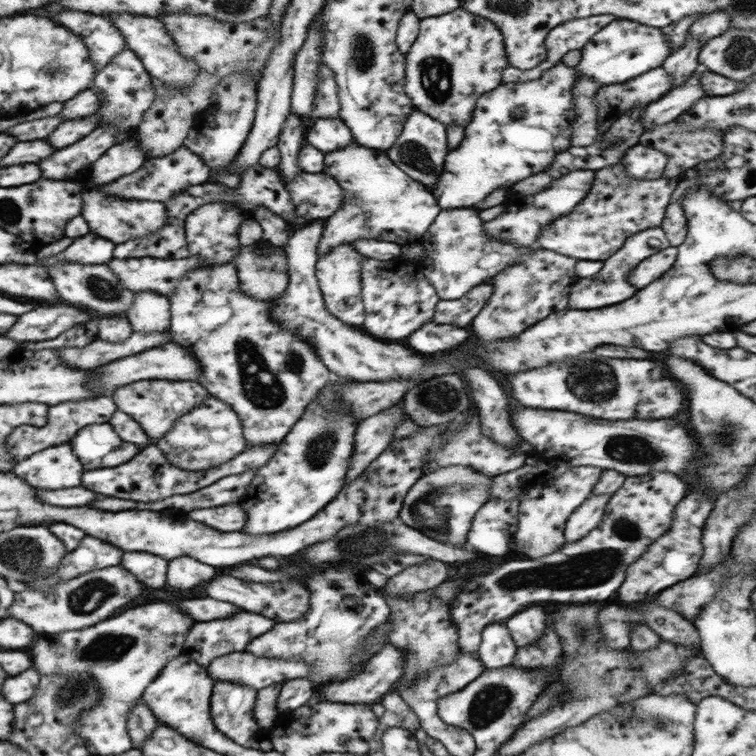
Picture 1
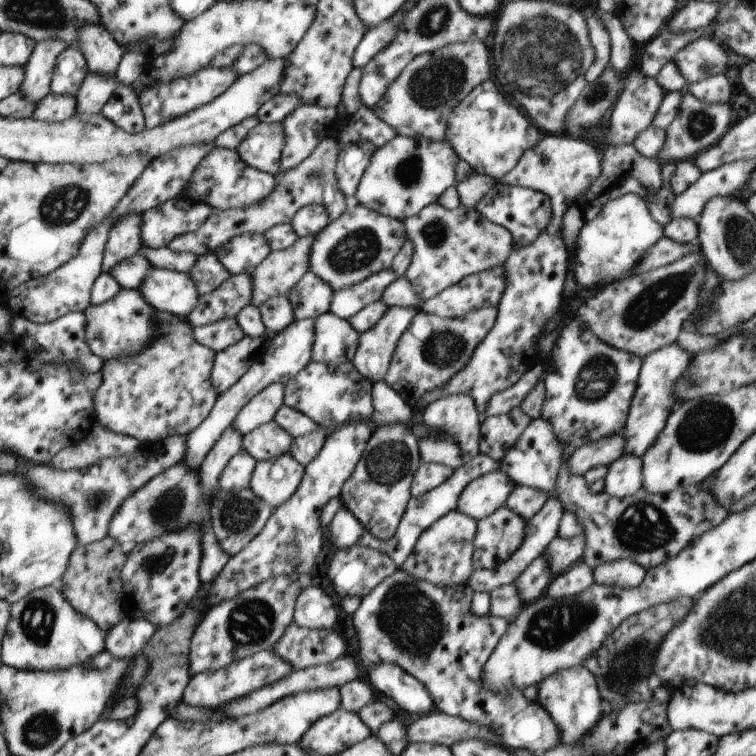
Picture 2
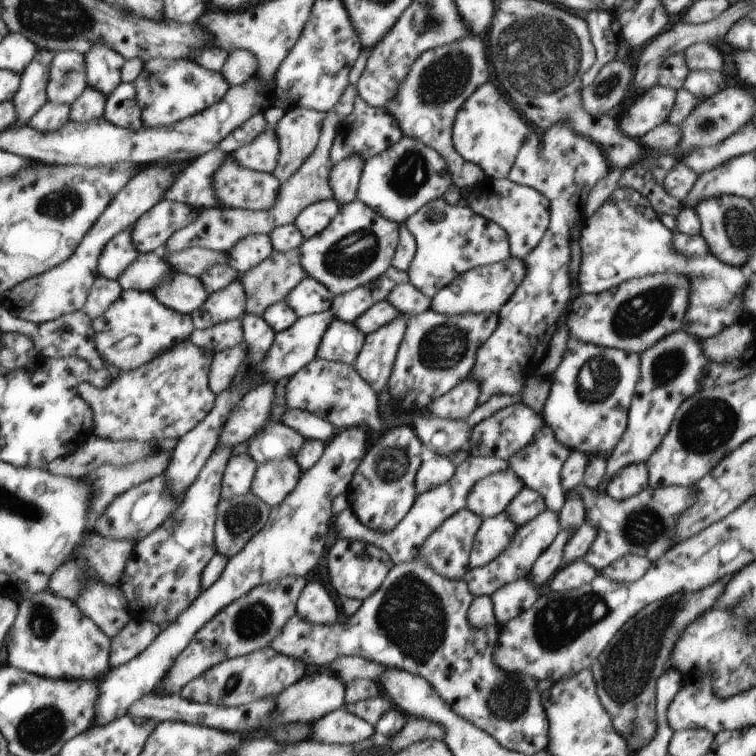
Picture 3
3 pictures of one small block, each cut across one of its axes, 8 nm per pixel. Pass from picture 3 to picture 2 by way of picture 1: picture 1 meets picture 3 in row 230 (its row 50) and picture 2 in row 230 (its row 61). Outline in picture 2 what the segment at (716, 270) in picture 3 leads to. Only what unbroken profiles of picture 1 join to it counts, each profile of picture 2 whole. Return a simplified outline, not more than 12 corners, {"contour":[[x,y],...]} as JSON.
{"contour":[[627,193],[584,223],[574,255],[582,289],[635,272],[663,237]]}

